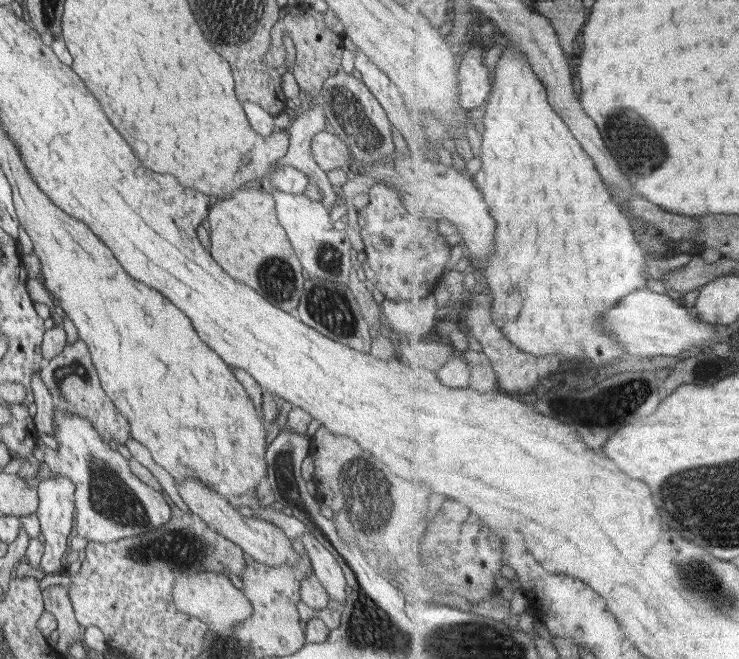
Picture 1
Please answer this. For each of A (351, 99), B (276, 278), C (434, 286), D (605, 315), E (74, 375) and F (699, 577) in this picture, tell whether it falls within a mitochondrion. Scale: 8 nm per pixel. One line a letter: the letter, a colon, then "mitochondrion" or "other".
A: mitochondrion
B: mitochondrion
C: other
D: other
E: mitochondrion
F: mitochondrion

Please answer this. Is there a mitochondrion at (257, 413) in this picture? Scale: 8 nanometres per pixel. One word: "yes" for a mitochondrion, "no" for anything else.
no

